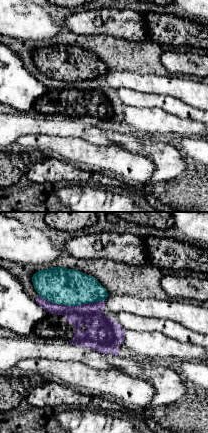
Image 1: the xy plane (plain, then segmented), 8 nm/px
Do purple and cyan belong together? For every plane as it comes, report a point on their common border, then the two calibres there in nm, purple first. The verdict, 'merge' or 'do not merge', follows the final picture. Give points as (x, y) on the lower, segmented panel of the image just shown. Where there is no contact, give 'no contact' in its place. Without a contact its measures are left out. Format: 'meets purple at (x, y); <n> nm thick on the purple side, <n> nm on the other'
meets purple at (71, 306); 190 nm thick on the purple side, 300 nm on the other

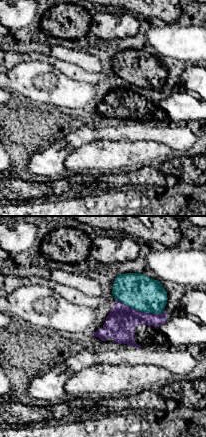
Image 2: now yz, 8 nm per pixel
meets purple at (139, 311); 240 nm thick on the purple side, 280 nm on the other

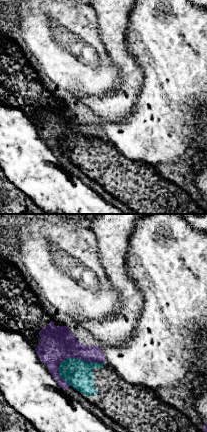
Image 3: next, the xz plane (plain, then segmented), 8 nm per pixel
meets purple at (76, 357); 280 nm thick on the purple side, 220 nm on the other

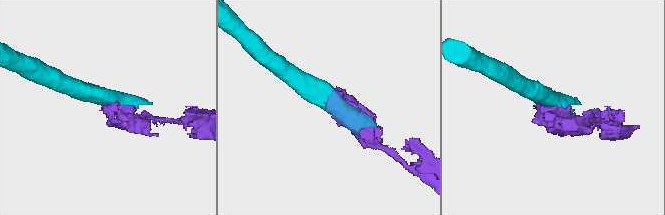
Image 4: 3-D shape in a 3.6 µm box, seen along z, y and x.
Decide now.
do not merge

